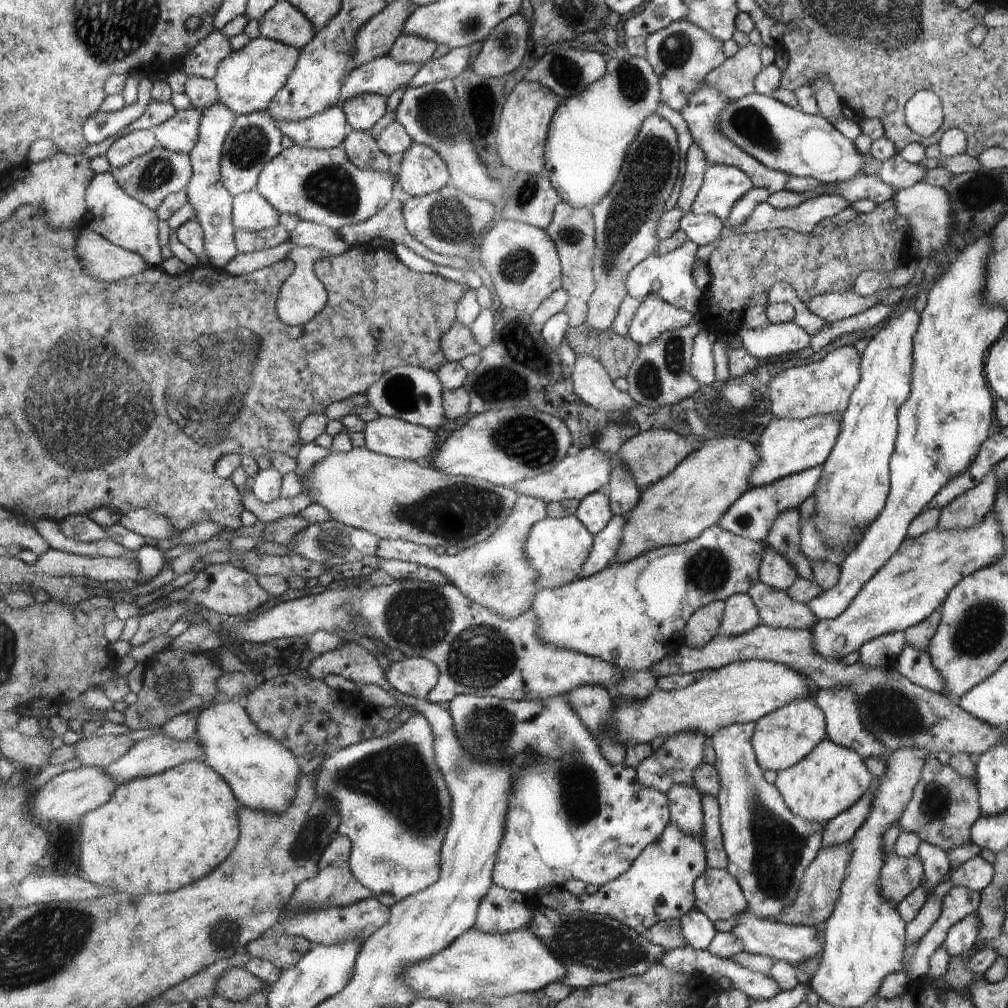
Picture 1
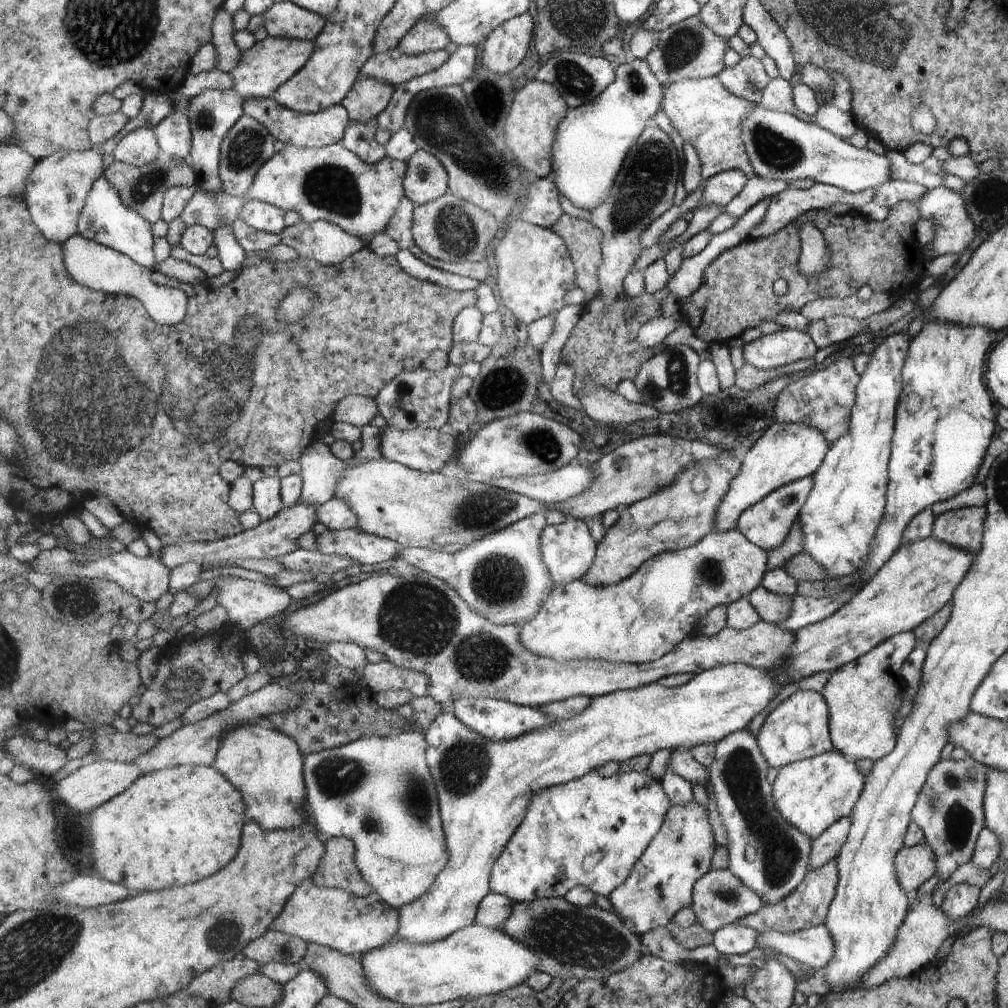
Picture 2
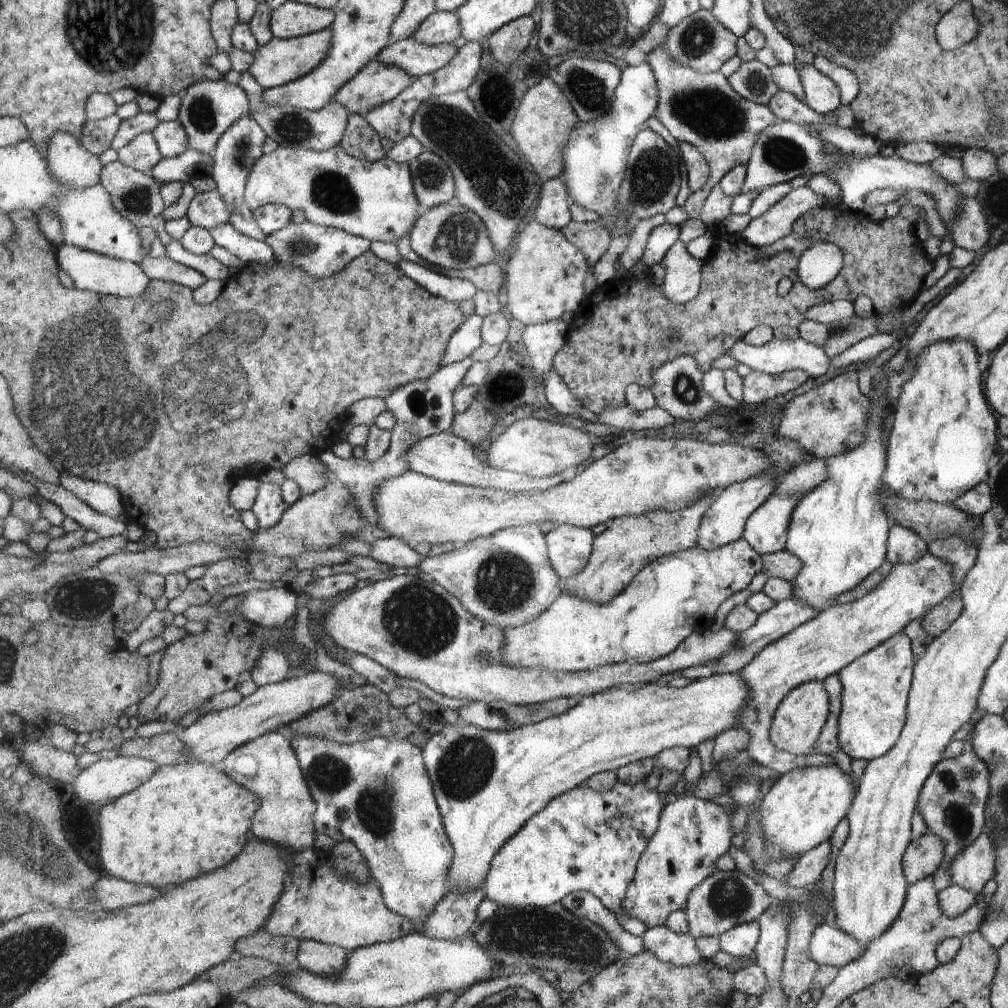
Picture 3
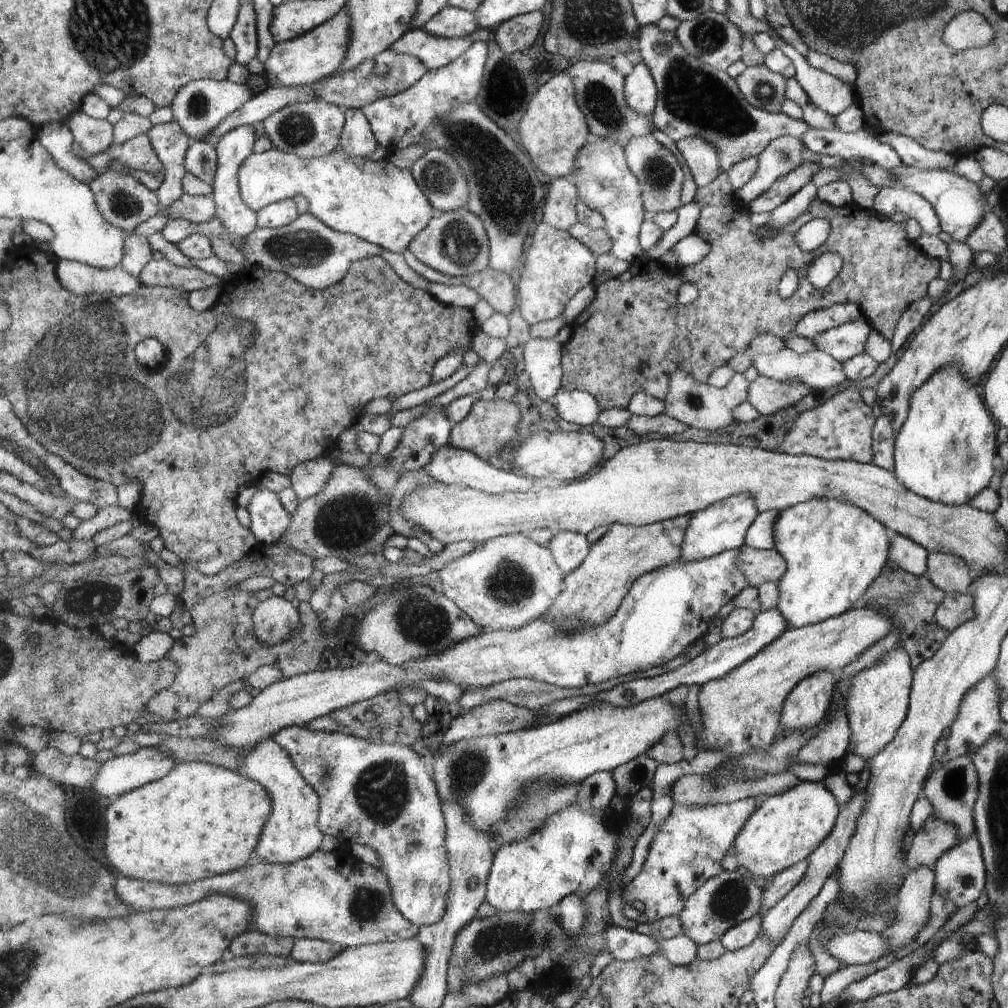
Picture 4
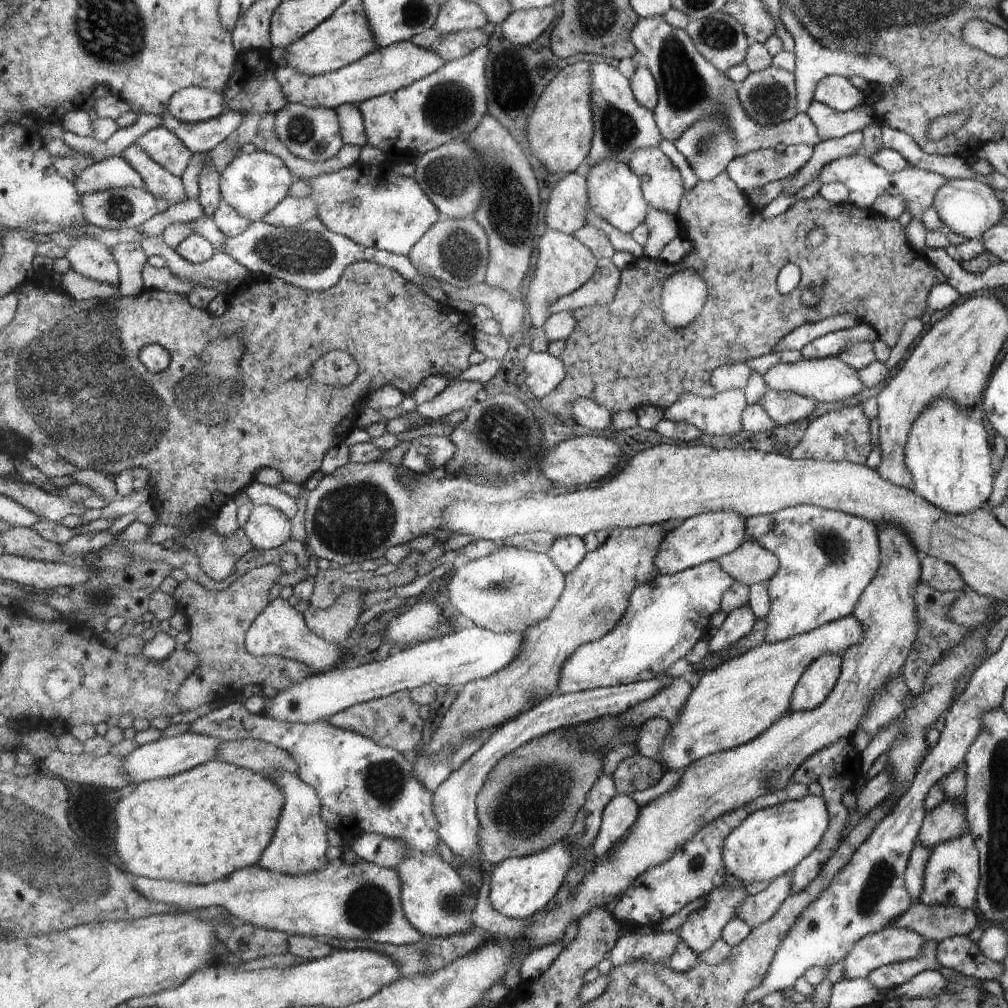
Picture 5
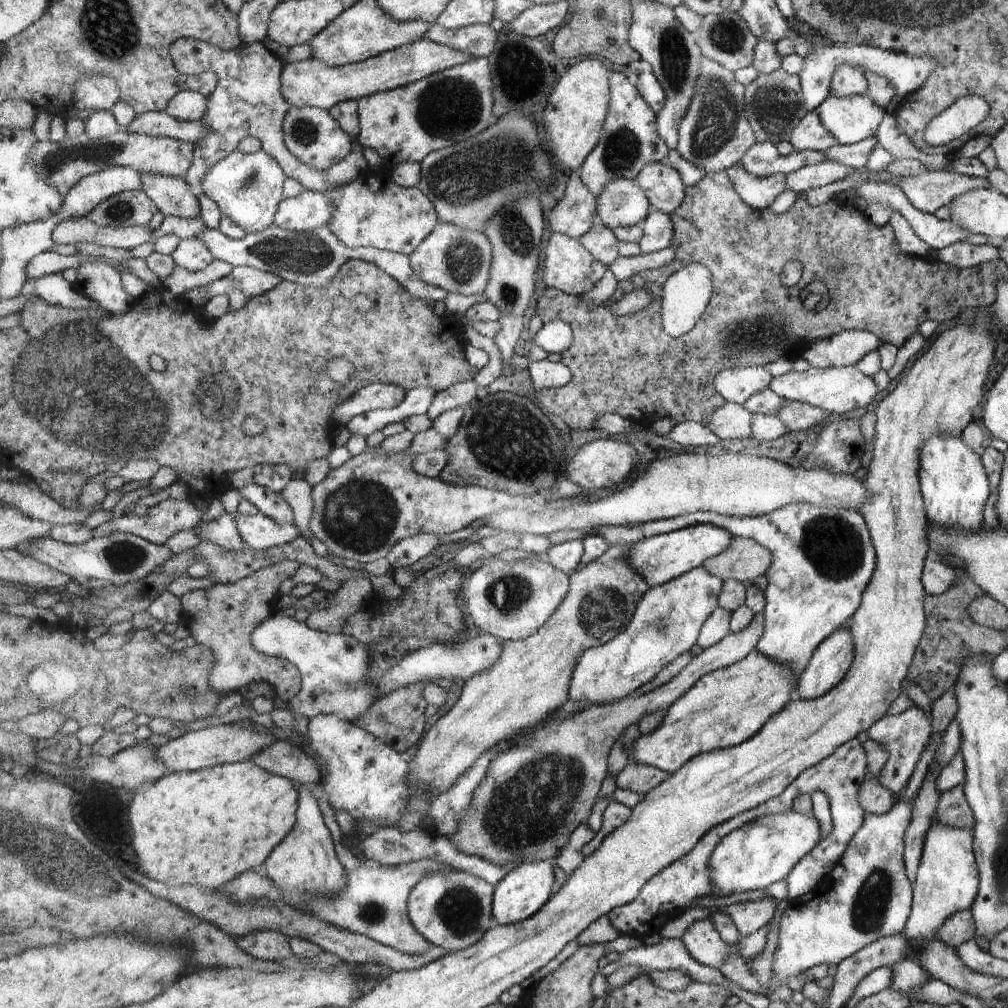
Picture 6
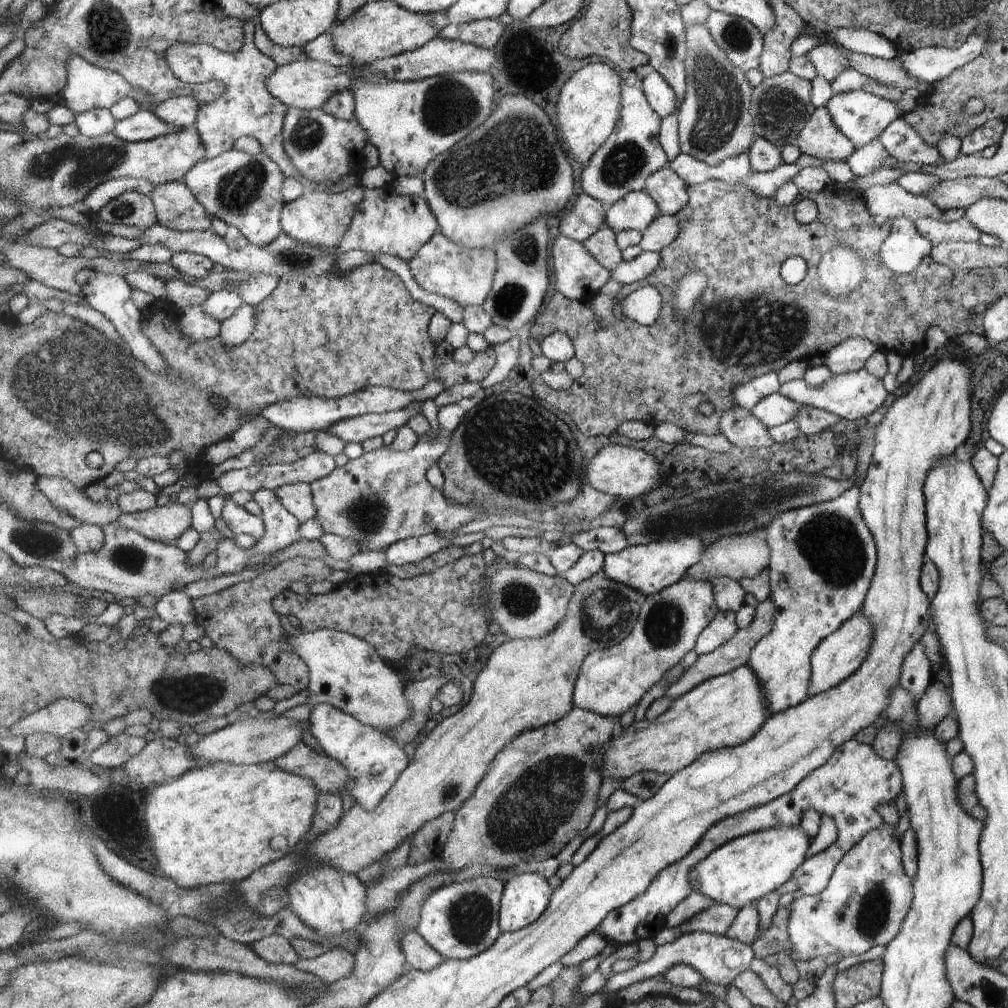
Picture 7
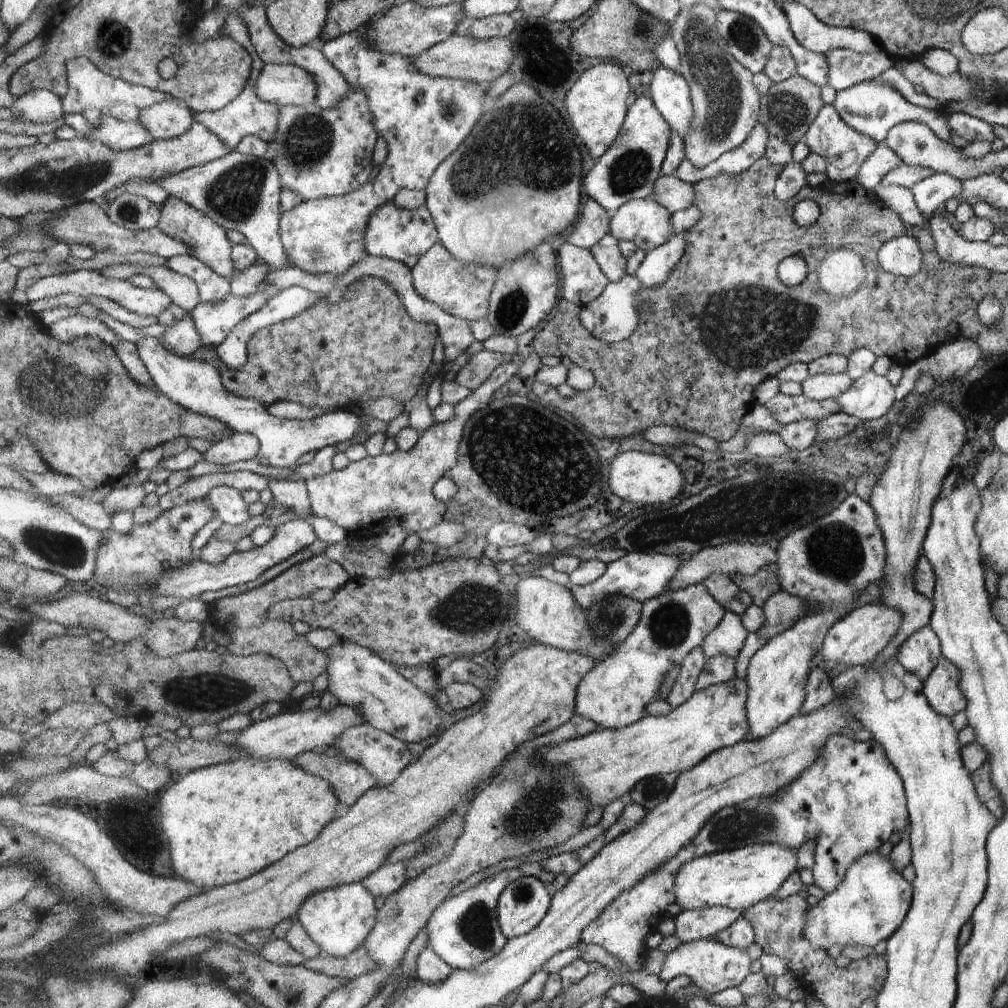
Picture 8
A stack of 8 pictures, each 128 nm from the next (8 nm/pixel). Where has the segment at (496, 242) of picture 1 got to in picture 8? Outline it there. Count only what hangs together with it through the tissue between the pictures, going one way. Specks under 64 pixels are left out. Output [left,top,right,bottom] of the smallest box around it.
[559,241,610,308]

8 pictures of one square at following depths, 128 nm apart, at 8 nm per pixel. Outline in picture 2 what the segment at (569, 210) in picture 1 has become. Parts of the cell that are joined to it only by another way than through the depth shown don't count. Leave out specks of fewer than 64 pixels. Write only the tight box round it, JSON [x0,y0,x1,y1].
[552,216,603,305]

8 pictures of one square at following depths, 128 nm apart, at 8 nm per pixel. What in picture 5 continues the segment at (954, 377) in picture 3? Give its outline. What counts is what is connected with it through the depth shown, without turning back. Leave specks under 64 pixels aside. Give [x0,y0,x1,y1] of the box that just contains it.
[903,396,993,516]

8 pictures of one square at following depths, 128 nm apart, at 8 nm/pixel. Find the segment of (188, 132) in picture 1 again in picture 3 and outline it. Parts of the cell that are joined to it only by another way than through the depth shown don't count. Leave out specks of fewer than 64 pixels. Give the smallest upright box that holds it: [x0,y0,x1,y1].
[152,121,190,158]

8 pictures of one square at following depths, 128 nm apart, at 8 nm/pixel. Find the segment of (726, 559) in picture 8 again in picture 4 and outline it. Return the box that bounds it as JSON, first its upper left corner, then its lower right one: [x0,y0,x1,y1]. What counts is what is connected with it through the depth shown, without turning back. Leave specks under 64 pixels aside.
[735,544,786,588]

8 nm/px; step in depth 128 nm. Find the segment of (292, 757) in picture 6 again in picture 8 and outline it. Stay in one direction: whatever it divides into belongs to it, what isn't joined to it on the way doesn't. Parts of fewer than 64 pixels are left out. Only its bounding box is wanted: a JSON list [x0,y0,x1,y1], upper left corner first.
[293,751,378,810]

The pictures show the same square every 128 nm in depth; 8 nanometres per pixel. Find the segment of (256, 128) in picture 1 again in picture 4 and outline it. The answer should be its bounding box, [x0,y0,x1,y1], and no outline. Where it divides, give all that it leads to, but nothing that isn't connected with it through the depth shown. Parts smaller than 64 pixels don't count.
[212,125,258,237]

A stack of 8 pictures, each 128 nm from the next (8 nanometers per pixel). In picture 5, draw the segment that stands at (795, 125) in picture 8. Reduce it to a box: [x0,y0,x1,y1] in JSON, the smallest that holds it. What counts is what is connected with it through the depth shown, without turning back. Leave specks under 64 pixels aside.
[735,67,797,124]

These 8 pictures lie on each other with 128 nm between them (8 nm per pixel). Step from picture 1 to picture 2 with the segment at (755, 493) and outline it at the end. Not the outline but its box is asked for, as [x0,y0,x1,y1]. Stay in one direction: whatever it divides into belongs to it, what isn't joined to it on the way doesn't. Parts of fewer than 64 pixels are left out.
[735,476,811,552]

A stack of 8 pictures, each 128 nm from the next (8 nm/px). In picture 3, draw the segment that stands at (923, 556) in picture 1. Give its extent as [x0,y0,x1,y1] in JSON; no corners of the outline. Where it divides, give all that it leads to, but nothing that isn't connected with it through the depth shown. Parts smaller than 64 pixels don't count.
[731,552,956,775]

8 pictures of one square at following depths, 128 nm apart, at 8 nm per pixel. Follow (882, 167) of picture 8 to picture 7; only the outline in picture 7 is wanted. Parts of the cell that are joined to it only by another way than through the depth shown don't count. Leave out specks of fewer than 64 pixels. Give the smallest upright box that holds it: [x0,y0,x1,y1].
[846,139,889,177]

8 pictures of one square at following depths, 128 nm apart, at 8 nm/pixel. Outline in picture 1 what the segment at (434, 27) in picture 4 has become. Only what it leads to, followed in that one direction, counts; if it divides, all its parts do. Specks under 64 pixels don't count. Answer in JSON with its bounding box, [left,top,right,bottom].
[390,34,437,64]

